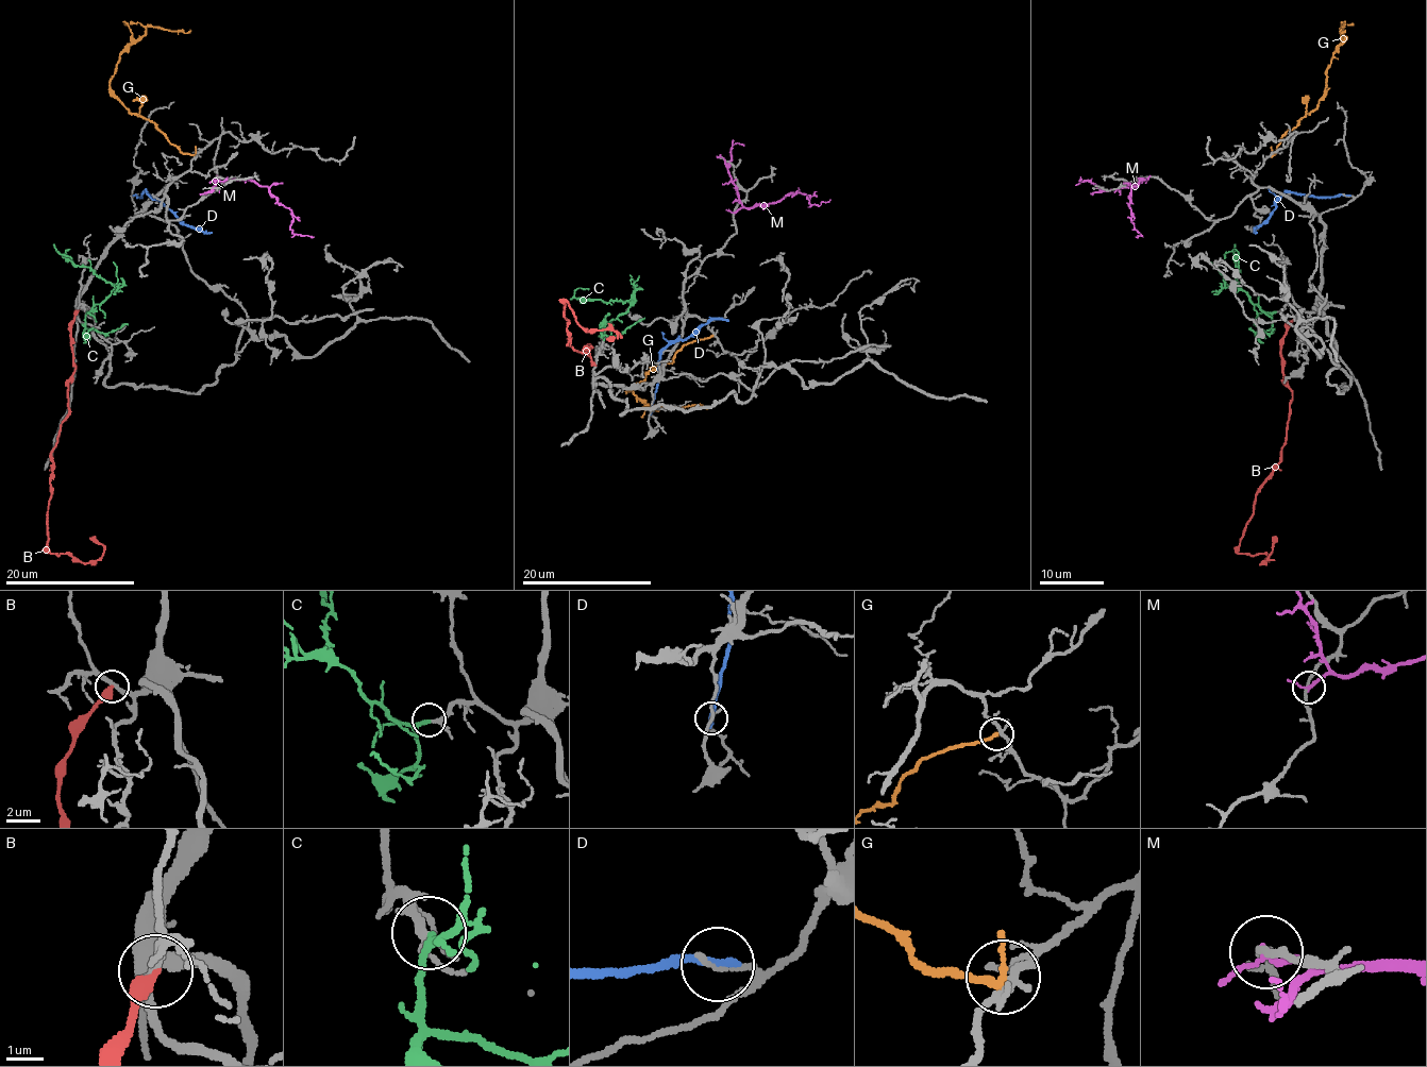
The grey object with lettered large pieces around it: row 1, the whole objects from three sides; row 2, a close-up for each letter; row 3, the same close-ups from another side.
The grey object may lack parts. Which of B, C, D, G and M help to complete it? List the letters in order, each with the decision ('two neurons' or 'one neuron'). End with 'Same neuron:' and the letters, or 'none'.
B: two neurons
C: one neuron
D: two neurons
G: two neurons
M: two neurons
Same neuron: C

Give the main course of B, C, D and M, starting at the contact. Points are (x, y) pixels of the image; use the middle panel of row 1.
B: (594, 366), (590, 344), (585, 356), (569, 344), (566, 301), (582, 326), (620, 337), (606, 340)
C: (603, 340), (604, 328), (632, 304), (628, 301), (573, 297), (578, 288), (588, 288)
D: (651, 411), (657, 367), (665, 350), (687, 340), (715, 319), (728, 320)
M: (734, 212), (742, 207), (768, 205), (796, 192), (806, 195), (811, 204), (820, 205), (830, 199)

